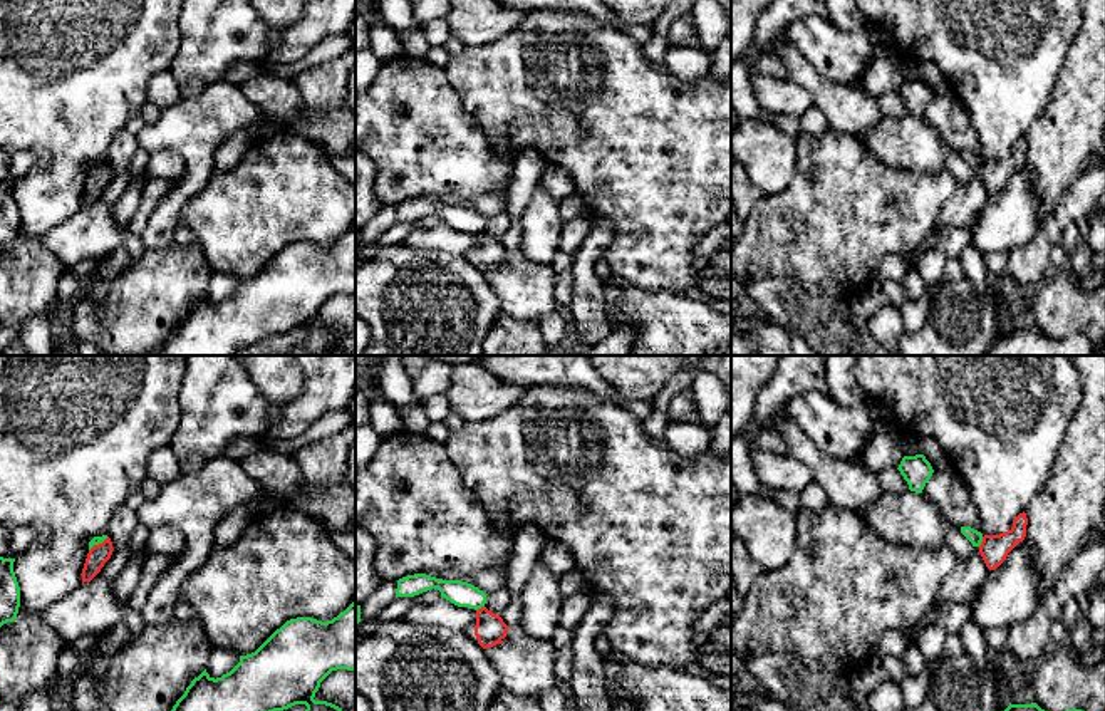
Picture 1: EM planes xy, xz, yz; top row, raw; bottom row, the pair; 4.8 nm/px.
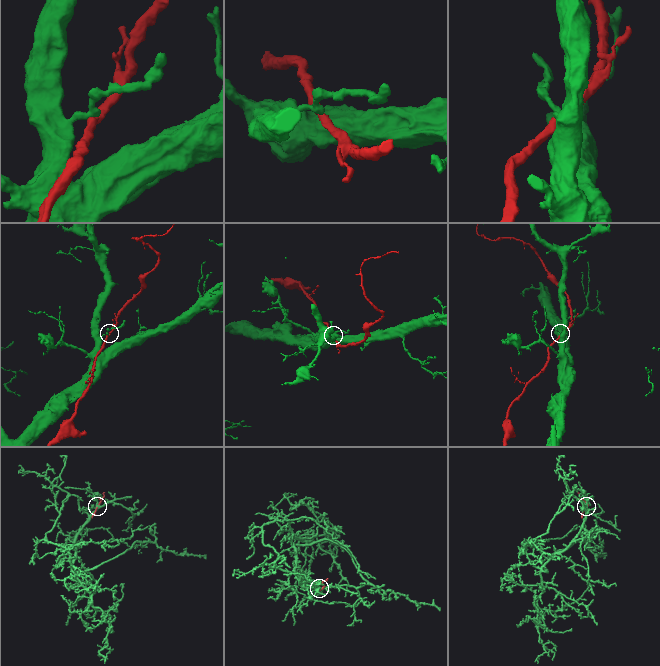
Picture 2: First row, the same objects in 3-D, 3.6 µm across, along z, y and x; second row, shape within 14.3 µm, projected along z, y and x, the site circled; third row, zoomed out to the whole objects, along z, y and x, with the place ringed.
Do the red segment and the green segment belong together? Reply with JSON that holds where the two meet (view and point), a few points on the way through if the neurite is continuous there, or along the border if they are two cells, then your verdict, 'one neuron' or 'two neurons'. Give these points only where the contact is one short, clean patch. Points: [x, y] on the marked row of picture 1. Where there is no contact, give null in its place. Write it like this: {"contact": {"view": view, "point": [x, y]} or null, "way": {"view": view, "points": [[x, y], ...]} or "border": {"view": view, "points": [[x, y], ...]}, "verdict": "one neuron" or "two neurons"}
{"contact": {"view": "yz", "point": [981, 542]}, "border": {"view": "yz", "points": [[983, 537], [978, 545]]}, "verdict": "two neurons"}

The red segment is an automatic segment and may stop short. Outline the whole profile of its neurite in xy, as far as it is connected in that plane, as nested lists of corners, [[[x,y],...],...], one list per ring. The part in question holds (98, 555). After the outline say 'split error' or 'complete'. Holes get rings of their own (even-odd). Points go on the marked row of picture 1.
[[[107,537],[102,543],[94,545],[86,558],[84,568],[82,568],[82,584],[91,582],[104,567],[104,563],[111,558],[112,555],[112,542]]]; complete

